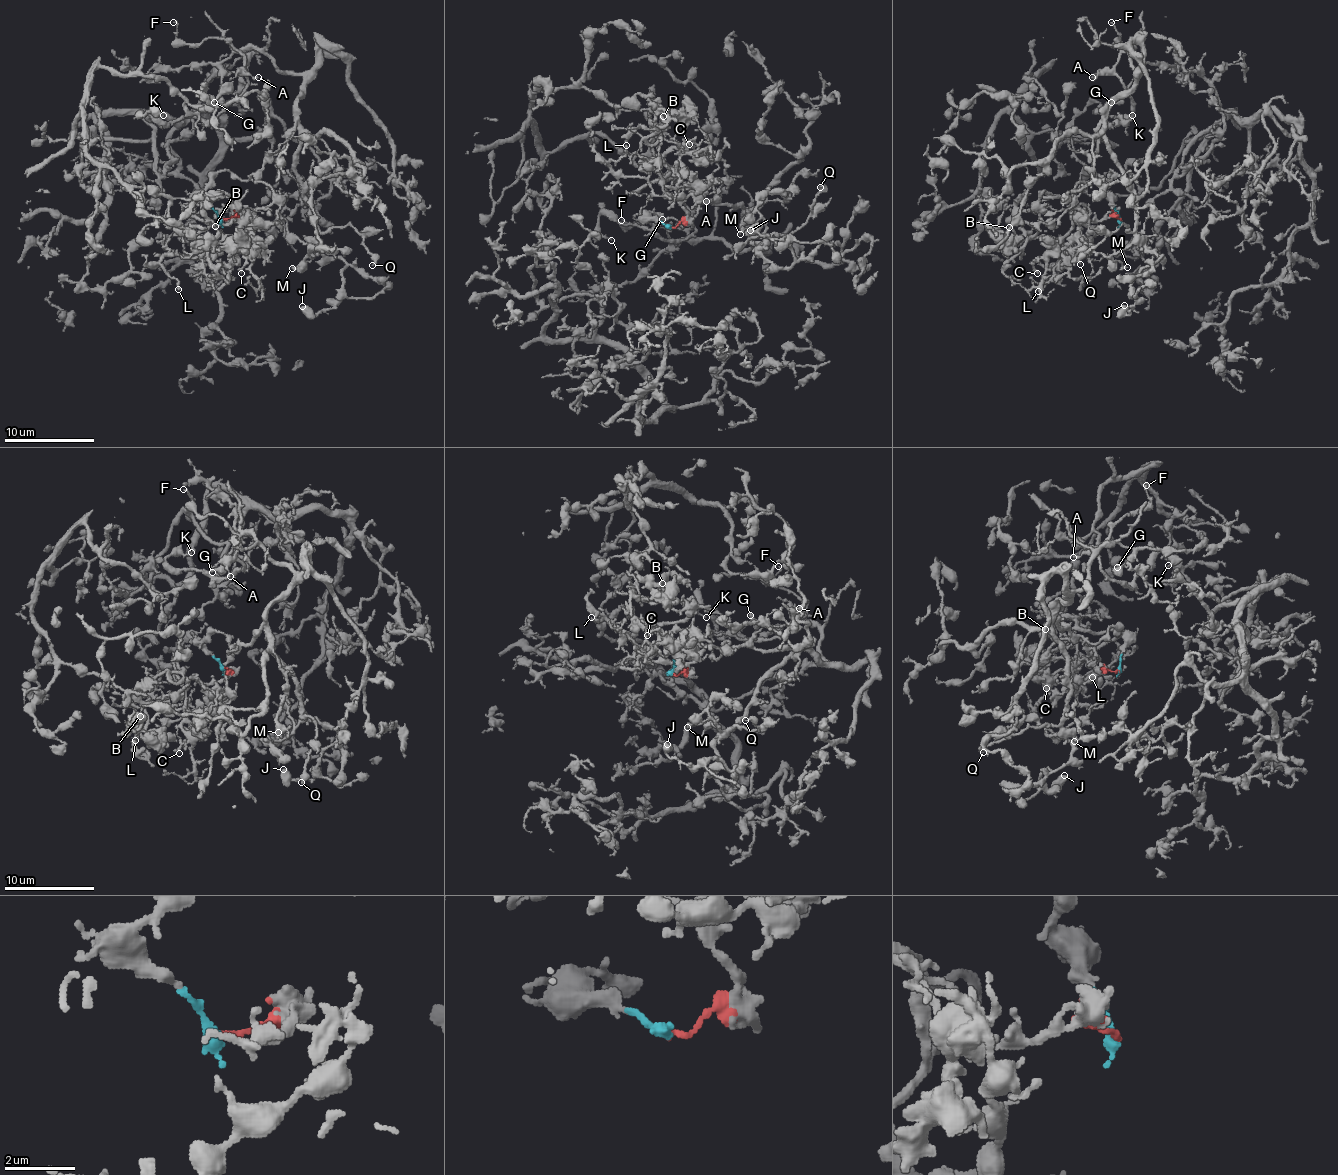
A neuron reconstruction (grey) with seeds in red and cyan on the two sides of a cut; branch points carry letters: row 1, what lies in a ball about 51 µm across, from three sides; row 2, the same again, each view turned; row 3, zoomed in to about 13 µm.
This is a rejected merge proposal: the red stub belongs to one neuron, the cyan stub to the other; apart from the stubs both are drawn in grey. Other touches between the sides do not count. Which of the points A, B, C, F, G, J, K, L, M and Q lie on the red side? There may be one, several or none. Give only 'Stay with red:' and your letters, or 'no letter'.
Stay with red: B, C, L

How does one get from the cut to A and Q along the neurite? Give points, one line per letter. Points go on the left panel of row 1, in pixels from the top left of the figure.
A: (222, 220), (204, 186), (222, 170), (258, 172), (294, 125), (301, 76), (245, 49), (243, 66), (258, 78)
Q: (222, 220), (204, 186), (222, 170), (247, 179), (294, 127), (312, 224), (349, 224), (371, 265)

